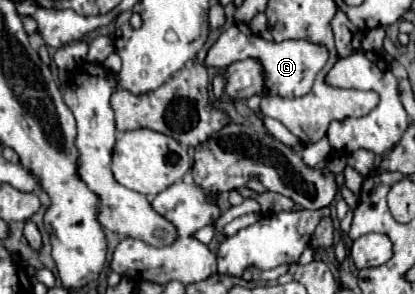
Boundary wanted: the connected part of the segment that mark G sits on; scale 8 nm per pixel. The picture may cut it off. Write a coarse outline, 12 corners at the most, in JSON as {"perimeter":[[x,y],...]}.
{"perimeter":[[234,23],[204,63],[224,69],[248,57],[262,65],[260,95],[302,97],[328,51],[266,41]]}

